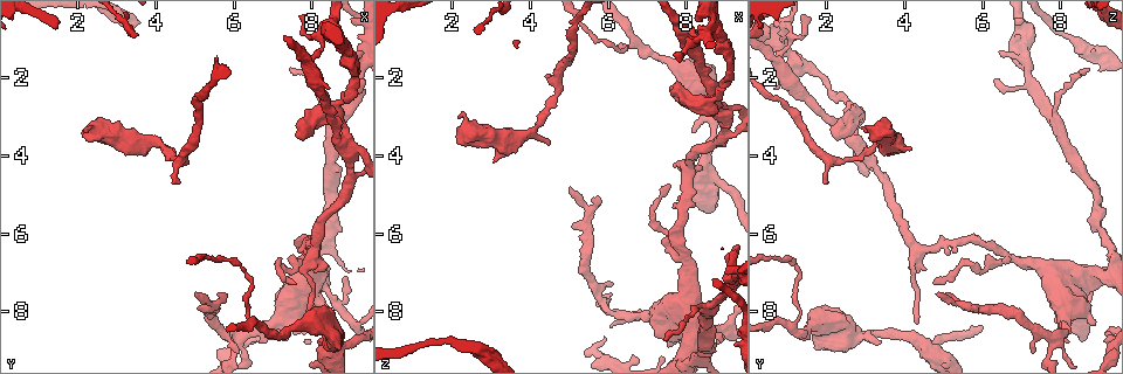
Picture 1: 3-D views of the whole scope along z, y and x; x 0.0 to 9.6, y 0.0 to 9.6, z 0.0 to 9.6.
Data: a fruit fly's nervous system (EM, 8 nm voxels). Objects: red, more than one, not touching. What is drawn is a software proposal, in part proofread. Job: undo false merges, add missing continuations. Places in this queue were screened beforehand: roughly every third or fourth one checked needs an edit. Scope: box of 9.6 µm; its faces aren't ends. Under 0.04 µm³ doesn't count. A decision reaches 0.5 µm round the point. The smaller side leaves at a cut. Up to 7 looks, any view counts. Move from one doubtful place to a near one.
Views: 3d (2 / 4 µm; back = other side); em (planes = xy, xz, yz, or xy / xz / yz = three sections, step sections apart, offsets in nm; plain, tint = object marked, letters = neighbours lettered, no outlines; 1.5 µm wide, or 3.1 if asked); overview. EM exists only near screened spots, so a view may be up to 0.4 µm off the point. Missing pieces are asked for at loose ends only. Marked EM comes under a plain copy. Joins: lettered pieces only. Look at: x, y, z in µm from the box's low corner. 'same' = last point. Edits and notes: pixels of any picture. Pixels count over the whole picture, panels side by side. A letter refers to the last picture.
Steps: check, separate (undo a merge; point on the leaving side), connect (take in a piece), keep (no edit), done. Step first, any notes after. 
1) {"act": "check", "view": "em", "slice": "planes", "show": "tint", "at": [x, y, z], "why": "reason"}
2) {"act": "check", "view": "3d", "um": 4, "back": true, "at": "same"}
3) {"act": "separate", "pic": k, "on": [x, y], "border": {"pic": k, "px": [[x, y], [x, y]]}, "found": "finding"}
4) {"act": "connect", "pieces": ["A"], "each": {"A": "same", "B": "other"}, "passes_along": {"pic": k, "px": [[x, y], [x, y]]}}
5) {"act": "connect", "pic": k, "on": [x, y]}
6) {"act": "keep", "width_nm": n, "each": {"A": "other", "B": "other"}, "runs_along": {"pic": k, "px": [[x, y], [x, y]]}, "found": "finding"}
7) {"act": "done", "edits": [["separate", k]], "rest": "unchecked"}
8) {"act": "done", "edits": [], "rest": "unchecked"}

{"act": "check", "view": "3d", "um": 4, "back": true, "at": [8.35, 0.70, 0.90], "why": "touches itself"}

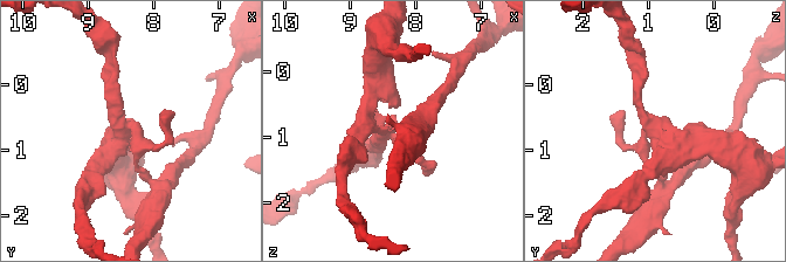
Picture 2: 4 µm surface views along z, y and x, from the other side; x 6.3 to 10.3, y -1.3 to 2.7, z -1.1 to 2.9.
{"act": "check", "view": "em", "slice": "planes", "show": "tint", "at": [8.35, 0.75, 0.95], "why": "shape alone is not enough"}

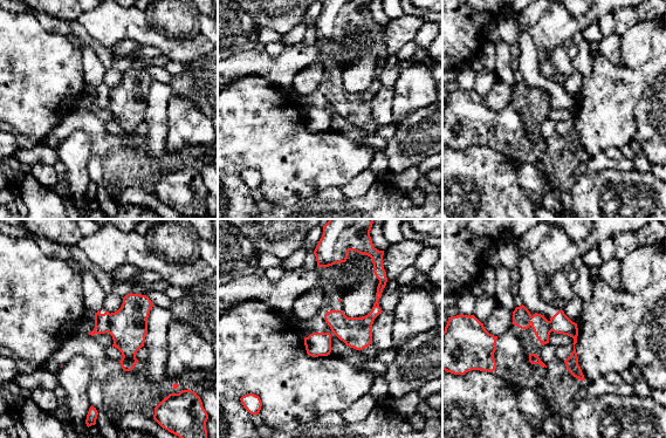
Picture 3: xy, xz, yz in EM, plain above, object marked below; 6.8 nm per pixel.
{"act": "check", "view": "em", "slice": "planes", "show": "letters", "at": "same", "why": "what lies round it"}

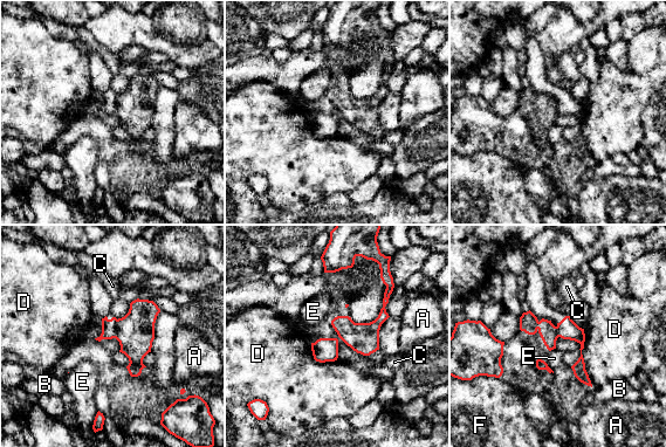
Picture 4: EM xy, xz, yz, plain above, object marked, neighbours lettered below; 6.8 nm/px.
{"act": "separate", "pic": 4, "on": [135, 331], "longest_contact_nm": ["D", 400], "each": {"A": "other", "B": "other", "C": "other", "D": "other", "E": "other", "F": "other"}, "border": {"pic": 4, "px": [[117, 320], [114, 337]]}, "found": "two cells meet here"}

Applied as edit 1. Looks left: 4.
{"act": "check", "view": "em", "slice": "planes", "show": "letters", "at": [3.10, 3.85, 4.10], "why": "branch stops here"}

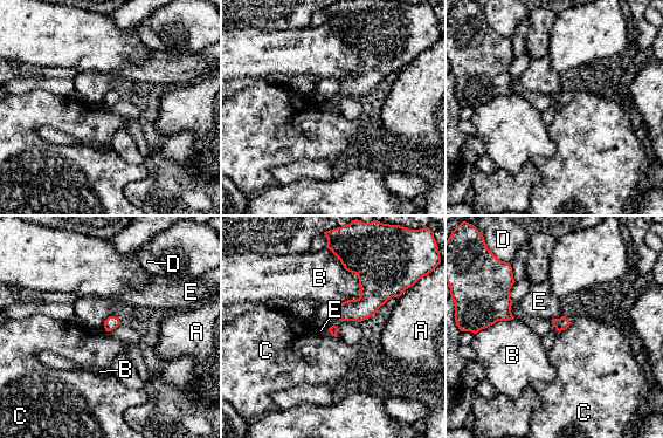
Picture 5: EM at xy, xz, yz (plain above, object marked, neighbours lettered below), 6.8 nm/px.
{"act": "keep", "each": {"A": "other", "B": "other", "C": "other", "D": "other", "E": "other"}, "border": {"pic": 5, "px": [[570, 326], [558, 332]]}, "found": "no lettered piece goes on from it"}

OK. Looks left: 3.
{"act": "check", "view": "3d", "um": 2, "at": [4.70, 4.70, 2.05], "why": "tapers out"}

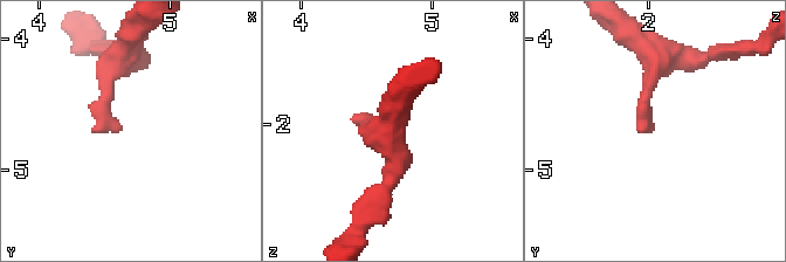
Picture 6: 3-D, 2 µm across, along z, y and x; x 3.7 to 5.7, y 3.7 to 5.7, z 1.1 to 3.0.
{"act": "check", "view": "em", "slice": "planes", "show": "letters", "at": [4.62, 4.70, 2.02], "why": "shape alone is not enough"}

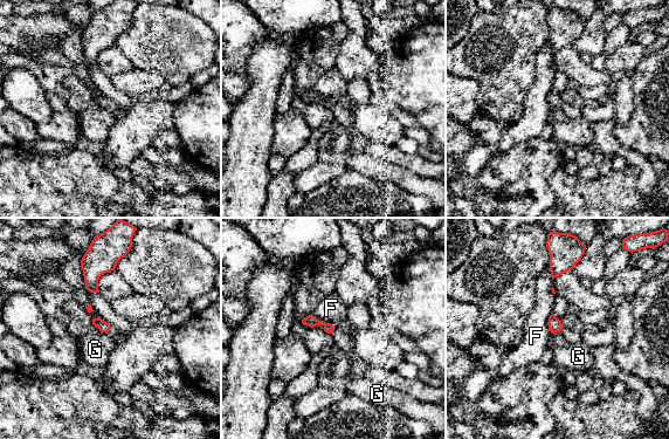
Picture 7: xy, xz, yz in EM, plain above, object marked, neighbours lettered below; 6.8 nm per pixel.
{"act": "keep", "each": {"F": "other", "G": "other"}, "border": {"pic": 7, "px": [[559, 331], [551, 334]]}, "found": "none of them fits"}

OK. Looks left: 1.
{"act": "done", "edits": [["separate", 4]], "rest": "unchecked"}

